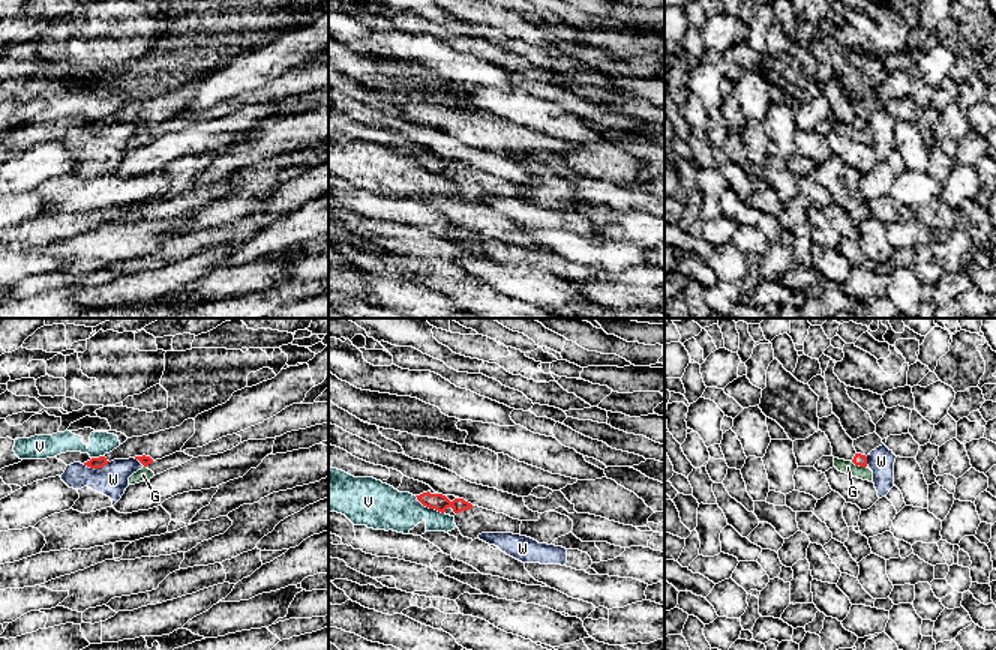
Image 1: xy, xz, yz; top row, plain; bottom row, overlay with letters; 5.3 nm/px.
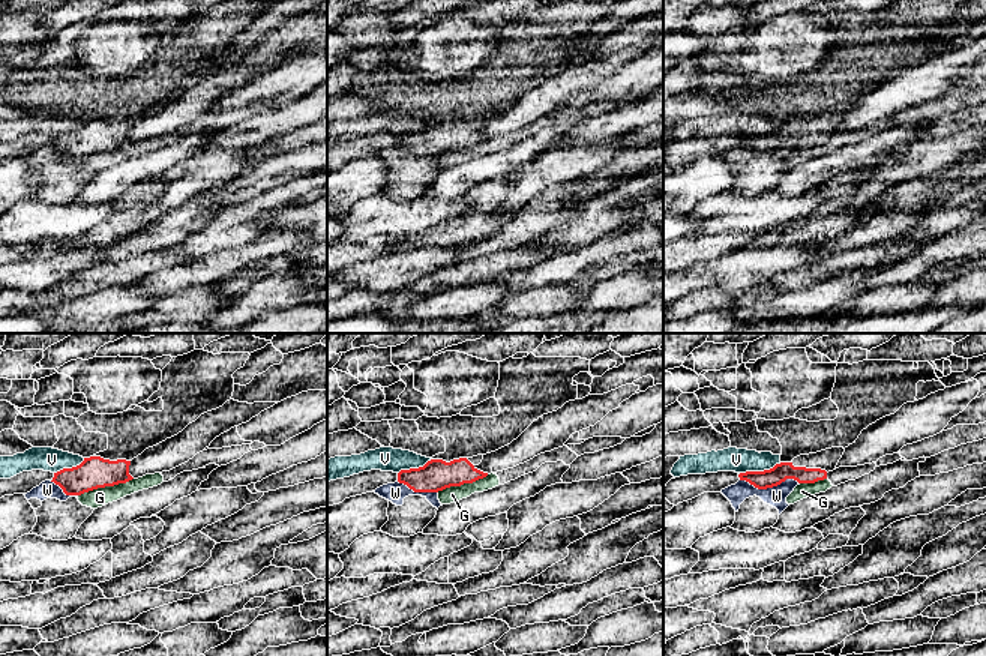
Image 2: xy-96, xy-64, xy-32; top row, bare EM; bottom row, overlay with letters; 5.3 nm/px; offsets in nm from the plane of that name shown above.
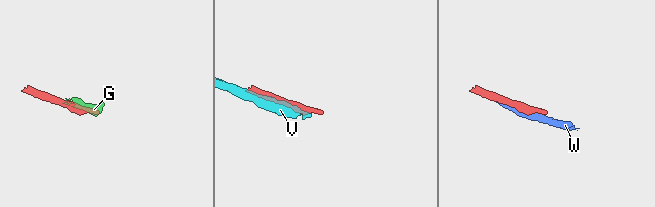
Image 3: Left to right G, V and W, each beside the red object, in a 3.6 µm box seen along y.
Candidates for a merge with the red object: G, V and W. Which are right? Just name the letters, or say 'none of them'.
none of them

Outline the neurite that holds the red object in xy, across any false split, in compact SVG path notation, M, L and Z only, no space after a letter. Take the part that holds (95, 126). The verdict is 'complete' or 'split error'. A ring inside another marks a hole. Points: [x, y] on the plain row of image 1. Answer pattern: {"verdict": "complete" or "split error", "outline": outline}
{"verdict": "split error", "outline": "M188 83L180 90L154 98L128 102L123 108L99 122L84 126L90 132L102 132L114 123L138 123L144 131L180 116L184 107L195 98L195 84Z"}

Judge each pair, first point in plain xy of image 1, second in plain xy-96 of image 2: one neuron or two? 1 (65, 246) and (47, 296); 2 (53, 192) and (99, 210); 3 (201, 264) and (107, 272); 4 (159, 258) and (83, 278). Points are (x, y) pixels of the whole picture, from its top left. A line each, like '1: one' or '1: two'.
1: two
2: one
3: two
4: one

